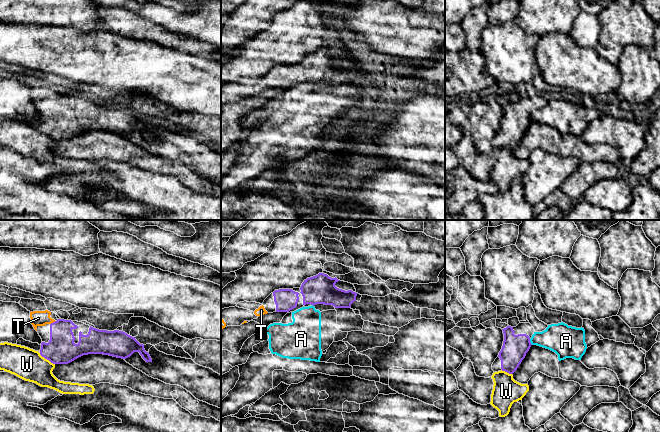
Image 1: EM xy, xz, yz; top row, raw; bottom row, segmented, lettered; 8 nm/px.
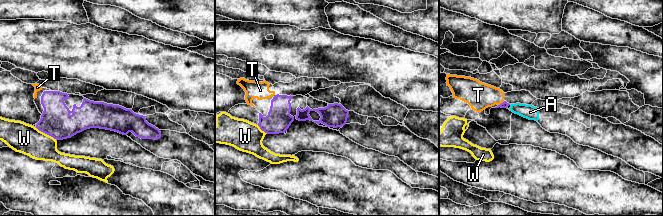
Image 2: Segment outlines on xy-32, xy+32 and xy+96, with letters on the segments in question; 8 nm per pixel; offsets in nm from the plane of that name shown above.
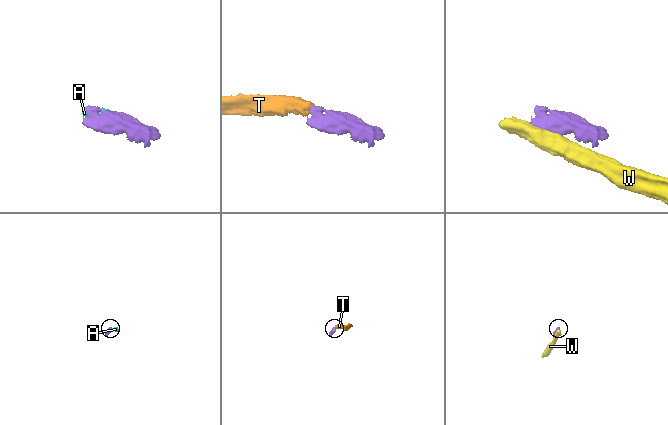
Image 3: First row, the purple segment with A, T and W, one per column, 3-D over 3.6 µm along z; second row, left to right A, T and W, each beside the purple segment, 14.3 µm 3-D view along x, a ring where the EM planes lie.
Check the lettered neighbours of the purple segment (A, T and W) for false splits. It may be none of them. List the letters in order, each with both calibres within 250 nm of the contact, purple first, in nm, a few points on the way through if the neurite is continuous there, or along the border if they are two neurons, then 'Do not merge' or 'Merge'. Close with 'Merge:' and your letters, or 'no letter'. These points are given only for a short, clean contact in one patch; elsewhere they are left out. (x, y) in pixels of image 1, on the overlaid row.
A: Thickness 200 nm (purple) against 240 nm. Boundary: yz (529, 339), (532, 344). Do not merge
T: Thickness 240 nm (purple) against 130 nm. Path across: xy (61, 349), (61, 332), (53, 322), (44, 318), (38, 318). Merge
W: Thickness 240 nm (purple) against 260 nm. Do not merge
Merge: T

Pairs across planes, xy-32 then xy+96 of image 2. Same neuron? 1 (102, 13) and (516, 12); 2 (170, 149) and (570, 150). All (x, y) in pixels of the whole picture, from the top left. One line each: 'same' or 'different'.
1: different
2: different

